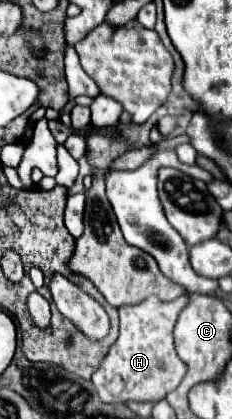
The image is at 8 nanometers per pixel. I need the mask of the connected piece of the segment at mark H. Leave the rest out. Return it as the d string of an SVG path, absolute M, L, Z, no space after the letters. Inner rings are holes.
M152 295L150 299L144 299L138 305L126 305L122 309L118 309L120 311L120 335L118 335L114 347L110 347L110 351L104 357L98 371L92 375L96 393L104 403L116 403L116 401L120 401L120 403L124 403L124 401L156 403L156 401L164 399L170 391L174 391L174 387L178 387L178 383L186 375L186 367L182 365L182 361L178 359L178 355L174 351L172 329L176 325L176 319L178 319L182 307L186 307L186 303L188 303L188 295L182 295L174 301L160 301L160 299L154 299L154 295Z

